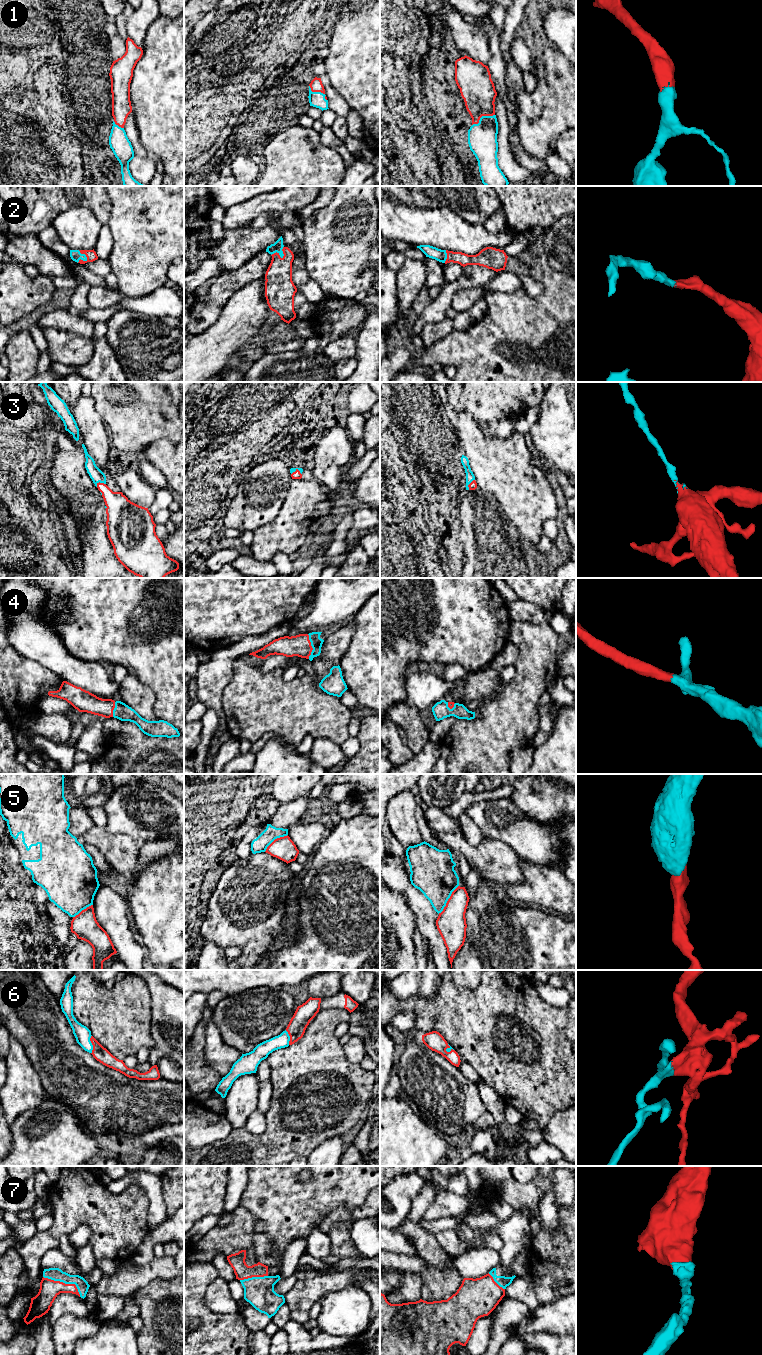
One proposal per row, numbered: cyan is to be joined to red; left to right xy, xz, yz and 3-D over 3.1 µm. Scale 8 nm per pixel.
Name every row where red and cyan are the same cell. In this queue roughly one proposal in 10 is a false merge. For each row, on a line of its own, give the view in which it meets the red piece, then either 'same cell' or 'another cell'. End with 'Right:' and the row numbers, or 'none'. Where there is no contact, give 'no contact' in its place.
1: meets red in yz; same cell
2: meets red in xz; same cell
3: meets red in xy; same cell
4: meets red in xz; same cell
5: meets red in yz; another cell
6: meets red in xy; same cell
7: meets red in xy; same cell
Right: 1, 2, 3, 4, 6, 7

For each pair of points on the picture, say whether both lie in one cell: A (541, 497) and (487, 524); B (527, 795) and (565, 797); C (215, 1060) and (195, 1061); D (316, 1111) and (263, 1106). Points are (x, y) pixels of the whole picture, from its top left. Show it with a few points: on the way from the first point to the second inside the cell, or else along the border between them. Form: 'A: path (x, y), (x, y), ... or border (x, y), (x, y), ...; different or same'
A: border (492, 494), (502, 505), (509, 521); different
B: path (536, 796), (556, 797); same
C: border (206, 1036), (204, 1059), (222, 1077); different
D: border (272, 1084), (271, 1103), (266, 1113); different

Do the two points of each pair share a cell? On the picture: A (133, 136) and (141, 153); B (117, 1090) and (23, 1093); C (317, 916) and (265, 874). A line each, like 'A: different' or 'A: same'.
A: same
B: different
C: different

